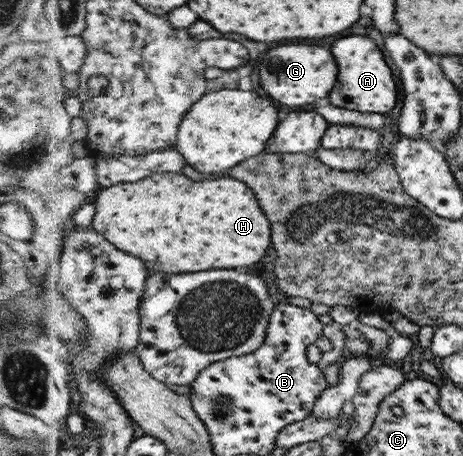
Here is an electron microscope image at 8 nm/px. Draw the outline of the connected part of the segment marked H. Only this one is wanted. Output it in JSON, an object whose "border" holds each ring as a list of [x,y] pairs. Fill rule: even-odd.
{"border":[[[166,172],[142,182],[108,187],[98,196],[95,230],[104,232],[126,252],[148,260],[148,266],[160,272],[254,266],[272,248],[273,222],[262,210],[256,192],[236,178],[198,182],[178,172]]]}

